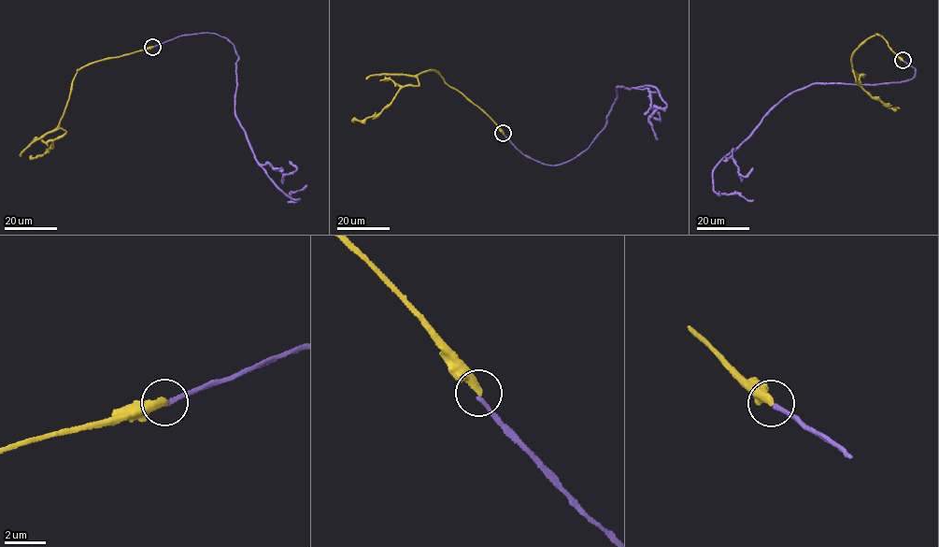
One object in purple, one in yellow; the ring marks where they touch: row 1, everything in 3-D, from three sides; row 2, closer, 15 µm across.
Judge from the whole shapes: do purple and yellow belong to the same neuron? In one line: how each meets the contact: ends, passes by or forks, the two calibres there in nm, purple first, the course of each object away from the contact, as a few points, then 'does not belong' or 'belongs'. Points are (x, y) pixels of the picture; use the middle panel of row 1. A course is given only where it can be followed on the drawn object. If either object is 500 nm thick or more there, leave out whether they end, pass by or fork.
purple ends; yellow ends; calibres 180 and 400 nm; course purple (503, 133), (524, 155), (561, 165), (603, 128), (616, 88), (647, 85), (666, 105), (649, 120), (658, 139); course yellow (503, 133), (484, 111), (433, 70), (417, 76), (419, 85), (405, 86), (378, 114), (353, 122); does not belong

